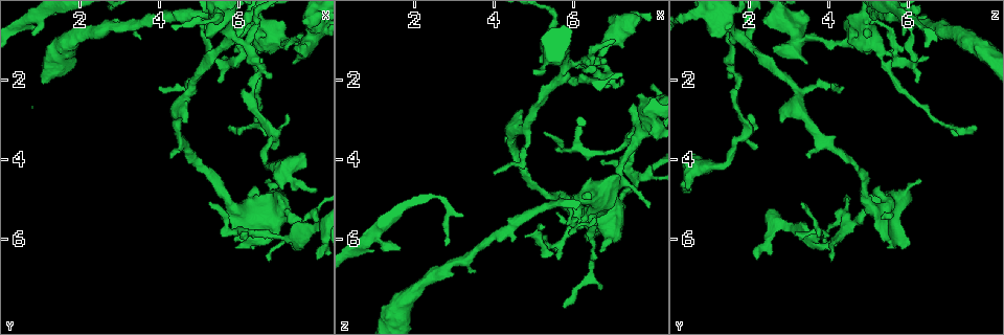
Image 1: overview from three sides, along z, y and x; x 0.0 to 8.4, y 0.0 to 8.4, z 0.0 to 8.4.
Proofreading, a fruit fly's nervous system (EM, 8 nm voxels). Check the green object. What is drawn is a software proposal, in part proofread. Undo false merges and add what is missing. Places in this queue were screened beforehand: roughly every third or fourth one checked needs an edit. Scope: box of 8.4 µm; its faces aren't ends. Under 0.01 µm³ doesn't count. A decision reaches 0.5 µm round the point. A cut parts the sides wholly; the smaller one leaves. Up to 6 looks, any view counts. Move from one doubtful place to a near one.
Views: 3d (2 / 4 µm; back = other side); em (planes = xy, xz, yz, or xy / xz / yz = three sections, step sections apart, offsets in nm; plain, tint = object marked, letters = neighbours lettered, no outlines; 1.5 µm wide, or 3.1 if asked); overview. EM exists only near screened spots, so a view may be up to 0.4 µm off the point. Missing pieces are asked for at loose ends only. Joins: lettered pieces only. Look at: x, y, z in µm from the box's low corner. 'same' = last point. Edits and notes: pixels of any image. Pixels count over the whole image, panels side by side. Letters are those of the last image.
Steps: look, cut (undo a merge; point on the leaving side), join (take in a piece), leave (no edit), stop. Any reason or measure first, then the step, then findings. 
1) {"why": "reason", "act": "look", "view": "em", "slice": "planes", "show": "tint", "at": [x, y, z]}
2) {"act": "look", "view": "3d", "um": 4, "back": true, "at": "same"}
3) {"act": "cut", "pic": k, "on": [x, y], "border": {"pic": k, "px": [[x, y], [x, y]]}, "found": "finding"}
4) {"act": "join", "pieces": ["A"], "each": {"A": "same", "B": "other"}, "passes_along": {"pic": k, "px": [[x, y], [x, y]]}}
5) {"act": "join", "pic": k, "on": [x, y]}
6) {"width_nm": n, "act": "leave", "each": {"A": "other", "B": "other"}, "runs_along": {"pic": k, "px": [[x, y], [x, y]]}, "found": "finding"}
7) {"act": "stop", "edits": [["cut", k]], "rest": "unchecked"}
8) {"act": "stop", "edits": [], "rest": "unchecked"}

{"why": "looks like a crossing", "act": "look", "view": "3d", "um": 2, "at": [7.50, 5.60, 4.60]}

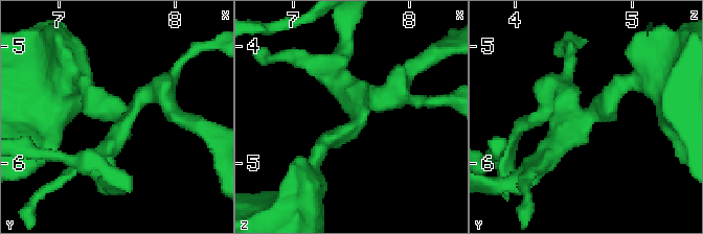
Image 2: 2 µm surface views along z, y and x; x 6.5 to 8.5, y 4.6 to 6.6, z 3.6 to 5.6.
{"arms": 4, "why": "need the tissue", "act": "look", "view": "em", "slice": "planes", "show": "plain", "at": [7.56, 5.58, 4.62]}

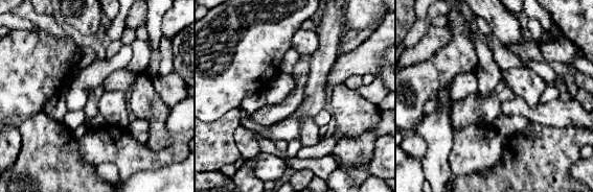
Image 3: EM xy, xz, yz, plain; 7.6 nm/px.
{"act": "look", "view": "em", "slice": "planes", "show": "letters", "at": "same"}

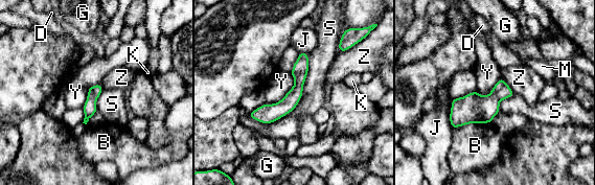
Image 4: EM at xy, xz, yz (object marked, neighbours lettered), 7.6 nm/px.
{"act": "leave", "each": {"B": "other", "D": "other", "G": "other", "J": "other", "K": "other", "M": "other", "S": "other", "Y": "other", "Z": "other"}, "runs_along": {"pic": 4, "px": [[305, 55], [296, 92], [252, 114]]}, "found": "one cell here"}

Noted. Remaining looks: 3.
{"why": "small branch off a trunk", "act": "look", "view": "em", "slice": "xz", "step": 4, "show": "tint", "at": [6.20, 1.40, 5.70]}

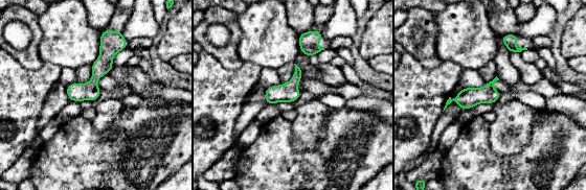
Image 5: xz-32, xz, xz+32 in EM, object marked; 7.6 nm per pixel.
{"why": "cut it another way", "act": "look", "view": "em", "slice": "planes", "show": "tint", "at": "same"}

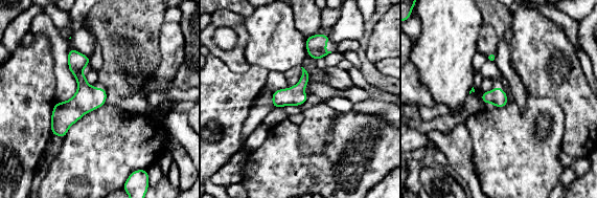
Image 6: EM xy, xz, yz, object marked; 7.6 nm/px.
{"why": "see the neighbours", "act": "look", "view": "em", "slice": "planes", "show": "letters", "at": "same"}

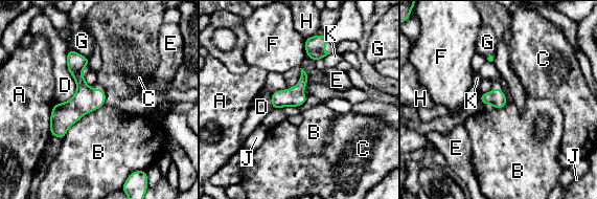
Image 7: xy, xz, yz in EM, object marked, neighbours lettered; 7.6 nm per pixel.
{"act": "cut", "pic": 7, "on": [75, 63], "each": {"A": "other", "B": "other", "C": "other", "D": "other", "E": "other", "F": "other", "G": "other", "H": "other", "J": "other", "K": "other"}, "border": {"pic": 7, "px": [[79, 71], [73, 76]]}, "found": "two cells meet here"}

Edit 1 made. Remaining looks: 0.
{"act": "stop", "edits": [["cut", 7]], "rest": "unchecked"}

